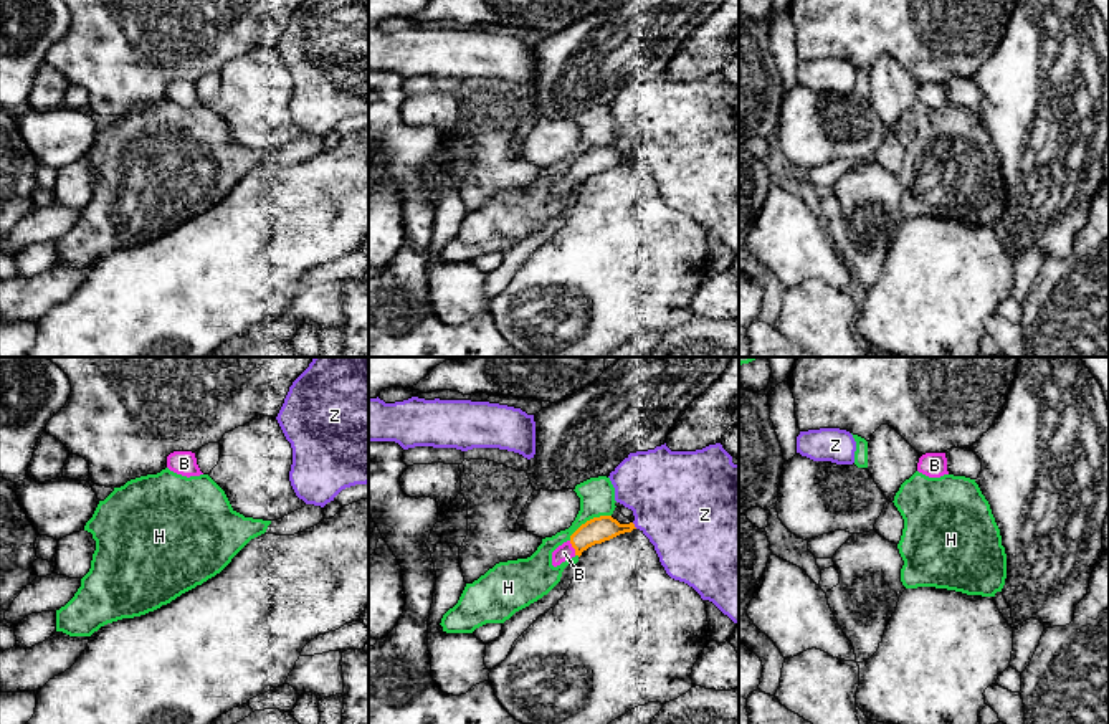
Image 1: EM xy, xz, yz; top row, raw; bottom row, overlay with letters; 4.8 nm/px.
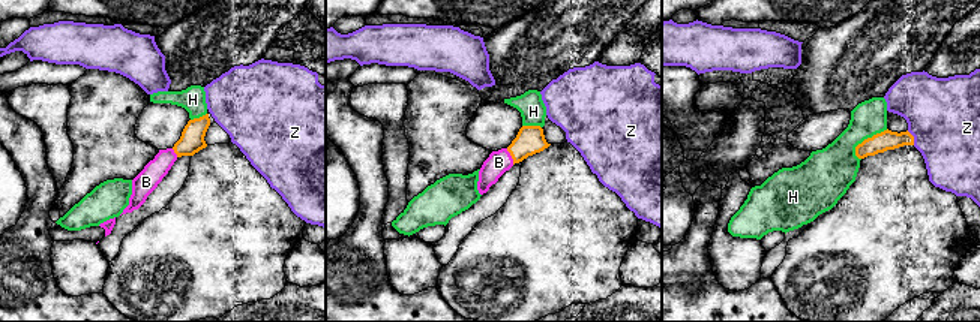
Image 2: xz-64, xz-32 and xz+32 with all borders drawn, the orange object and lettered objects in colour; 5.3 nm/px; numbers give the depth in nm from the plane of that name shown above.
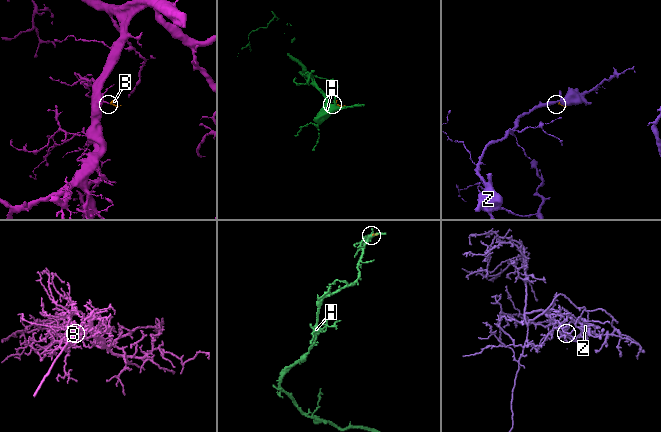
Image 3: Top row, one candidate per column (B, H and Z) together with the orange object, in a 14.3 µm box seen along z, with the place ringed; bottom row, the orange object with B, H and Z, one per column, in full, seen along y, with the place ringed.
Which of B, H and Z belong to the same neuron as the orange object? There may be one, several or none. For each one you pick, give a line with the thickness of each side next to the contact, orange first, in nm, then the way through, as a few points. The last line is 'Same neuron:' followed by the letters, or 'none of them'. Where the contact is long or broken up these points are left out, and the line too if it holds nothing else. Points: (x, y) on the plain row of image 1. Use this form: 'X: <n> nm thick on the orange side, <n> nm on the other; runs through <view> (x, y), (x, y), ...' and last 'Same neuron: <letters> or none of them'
B: 130 nm thick on the orange side, 80 nm on the other
Same neuron: B

